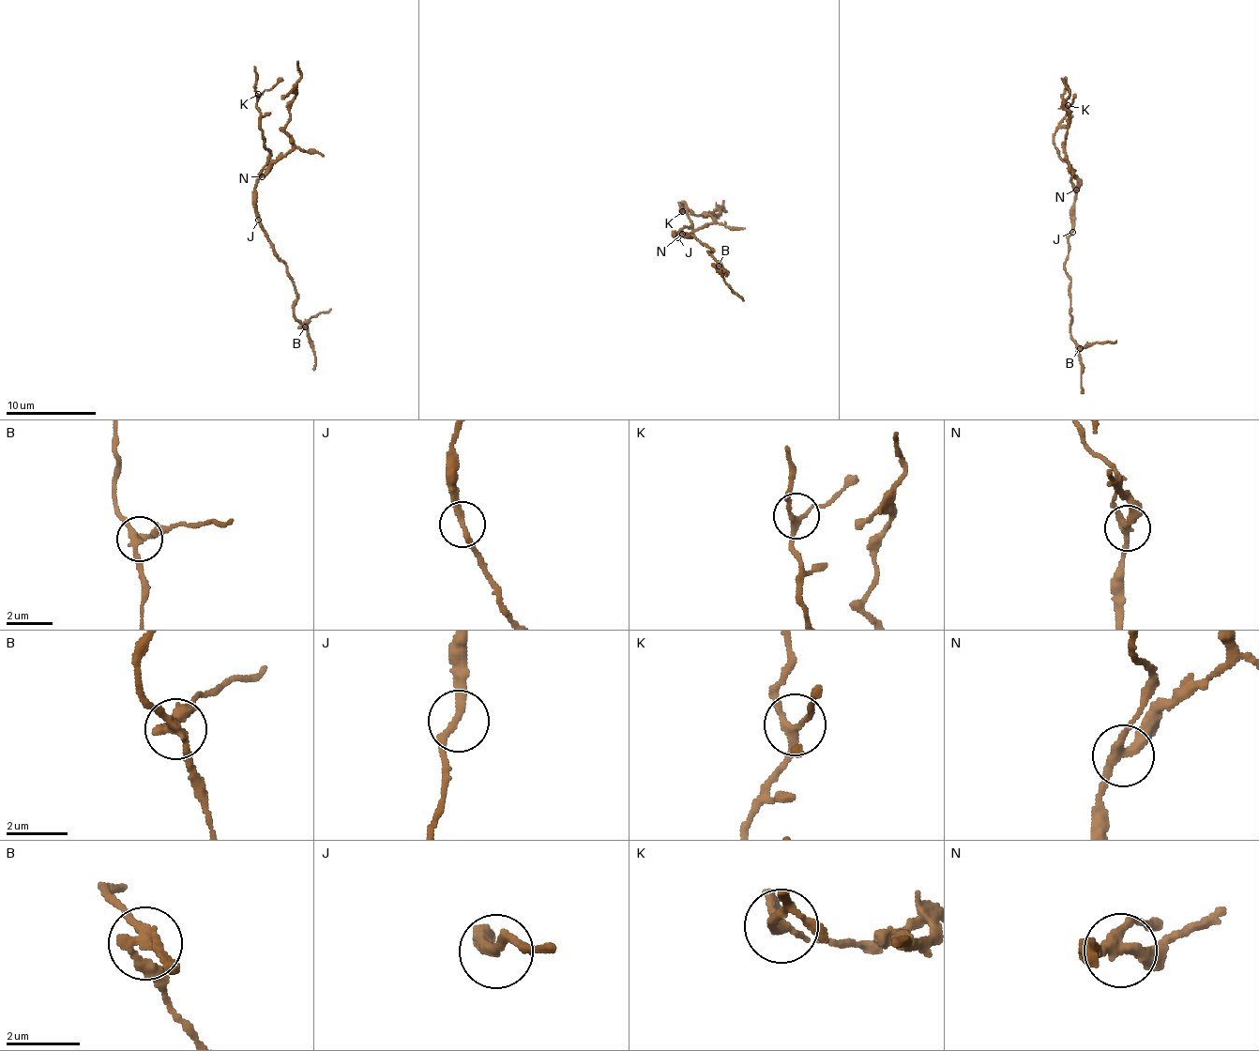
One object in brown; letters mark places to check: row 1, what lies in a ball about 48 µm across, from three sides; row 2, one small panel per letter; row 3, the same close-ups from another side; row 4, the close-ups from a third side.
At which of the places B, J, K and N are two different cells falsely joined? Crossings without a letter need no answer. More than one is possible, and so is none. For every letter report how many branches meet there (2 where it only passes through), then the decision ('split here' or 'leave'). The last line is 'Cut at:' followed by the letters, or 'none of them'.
B: 3 branches meet; split here
J: 2 branches meet; leave
K: 3 branches meet; leave
N: 3 branches meet; split here
Cut at: B, N

